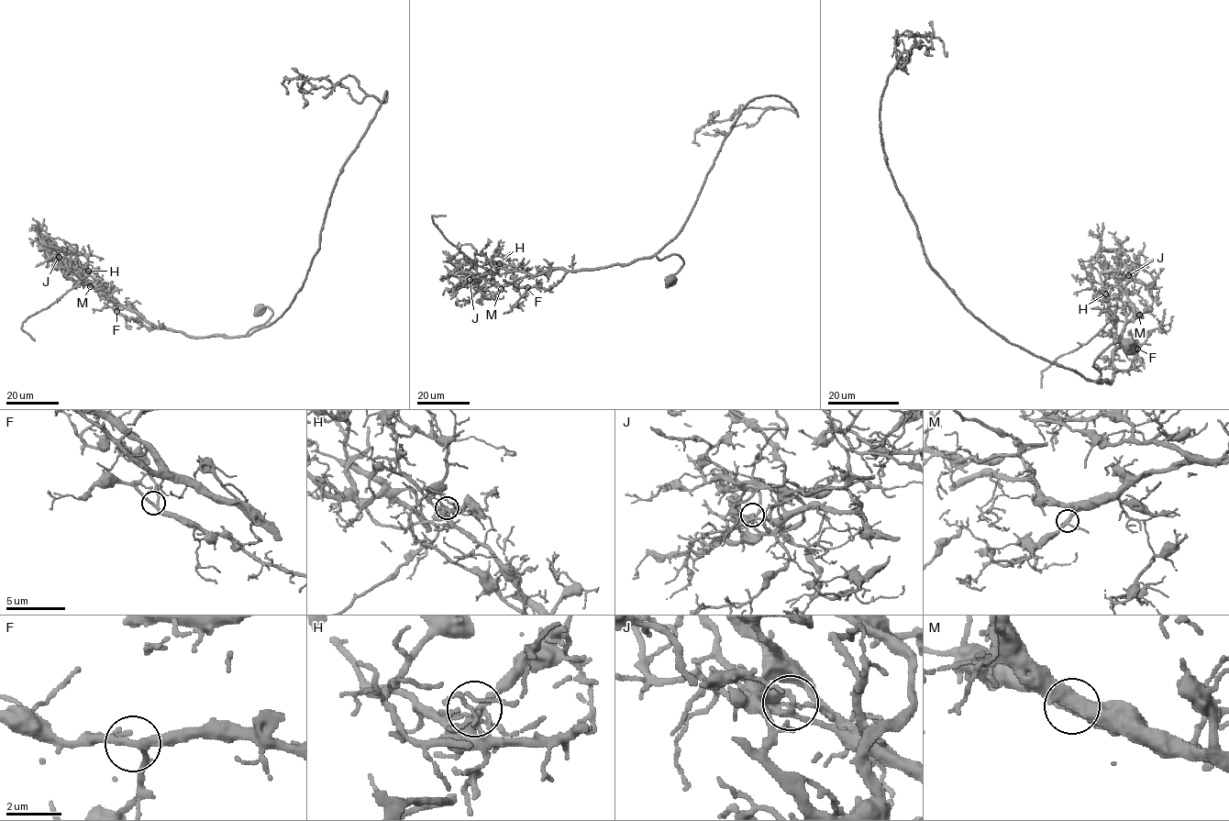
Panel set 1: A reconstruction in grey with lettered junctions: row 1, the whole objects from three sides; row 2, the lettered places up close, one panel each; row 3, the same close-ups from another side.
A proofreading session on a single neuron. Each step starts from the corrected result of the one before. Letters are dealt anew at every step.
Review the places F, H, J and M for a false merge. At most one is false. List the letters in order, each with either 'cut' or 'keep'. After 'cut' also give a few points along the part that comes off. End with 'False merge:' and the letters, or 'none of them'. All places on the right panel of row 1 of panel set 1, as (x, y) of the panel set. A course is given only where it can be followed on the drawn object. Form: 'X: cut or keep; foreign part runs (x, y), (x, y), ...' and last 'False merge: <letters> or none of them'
F: keep
H: keep
J: cut; foreign part runs (1128, 275), (1120, 290), (1134, 263), (1122, 265), (1112, 249), (1101, 252), (1101, 262), (1079, 263), (1128, 239)
M: keep
False merge: J

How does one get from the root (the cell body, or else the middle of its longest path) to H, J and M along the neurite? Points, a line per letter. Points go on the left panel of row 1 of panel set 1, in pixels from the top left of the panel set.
H: (260, 308), (268, 306), (272, 316), (245, 337), (187, 336), (154, 327), (135, 312), (116, 305), (88, 271)
J: (260, 308), (268, 306), (272, 316), (245, 337), (187, 336), (153, 327), (93, 287), (59, 257)
M: (260, 308), (268, 306), (272, 316), (245, 337), (187, 336), (153, 327), (105, 292), (90, 286)

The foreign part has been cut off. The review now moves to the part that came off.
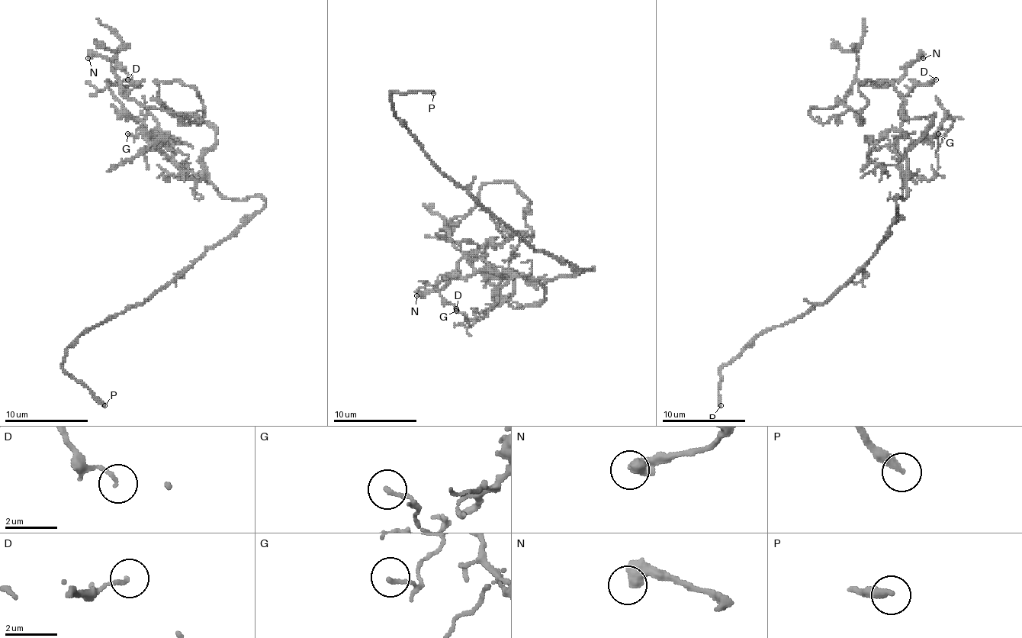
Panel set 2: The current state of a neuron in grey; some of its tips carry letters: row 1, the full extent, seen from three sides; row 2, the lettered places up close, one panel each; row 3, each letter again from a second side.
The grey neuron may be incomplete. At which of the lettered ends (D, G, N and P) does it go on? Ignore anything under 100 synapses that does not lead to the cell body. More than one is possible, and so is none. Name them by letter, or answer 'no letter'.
P

